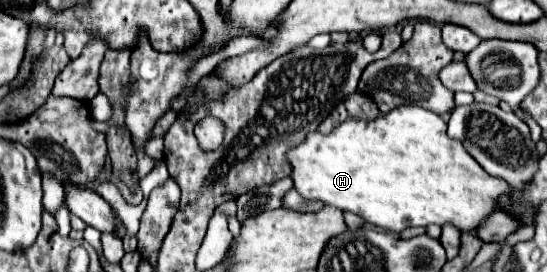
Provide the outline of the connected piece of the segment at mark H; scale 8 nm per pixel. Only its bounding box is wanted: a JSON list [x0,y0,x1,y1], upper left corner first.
[286,106,510,232]

